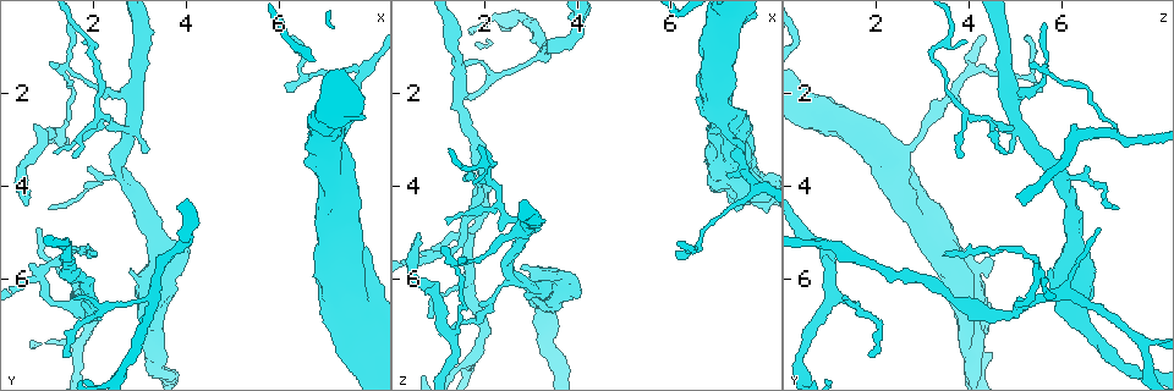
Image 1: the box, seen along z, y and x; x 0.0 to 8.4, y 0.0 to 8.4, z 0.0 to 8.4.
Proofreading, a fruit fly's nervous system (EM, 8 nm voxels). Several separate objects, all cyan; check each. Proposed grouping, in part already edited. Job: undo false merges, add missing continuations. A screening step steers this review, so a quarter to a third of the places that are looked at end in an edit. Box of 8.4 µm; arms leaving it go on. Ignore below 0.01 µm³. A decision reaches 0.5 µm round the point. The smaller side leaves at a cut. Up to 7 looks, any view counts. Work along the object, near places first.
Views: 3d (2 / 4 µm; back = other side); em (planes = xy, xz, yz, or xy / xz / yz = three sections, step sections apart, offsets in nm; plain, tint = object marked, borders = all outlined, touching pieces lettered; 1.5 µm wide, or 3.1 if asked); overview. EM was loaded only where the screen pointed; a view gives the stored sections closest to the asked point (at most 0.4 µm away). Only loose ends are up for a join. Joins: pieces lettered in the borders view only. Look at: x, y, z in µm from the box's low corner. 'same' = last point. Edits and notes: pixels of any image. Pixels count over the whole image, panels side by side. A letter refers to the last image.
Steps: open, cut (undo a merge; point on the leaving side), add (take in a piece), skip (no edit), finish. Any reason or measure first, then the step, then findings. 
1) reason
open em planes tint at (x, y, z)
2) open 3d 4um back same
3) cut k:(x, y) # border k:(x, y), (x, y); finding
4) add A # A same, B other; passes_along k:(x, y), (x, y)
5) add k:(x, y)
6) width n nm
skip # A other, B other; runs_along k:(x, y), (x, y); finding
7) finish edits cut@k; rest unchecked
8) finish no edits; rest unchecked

abrupt turn
open em yz step 8 tint at (0.95, 6.05, 5.45)

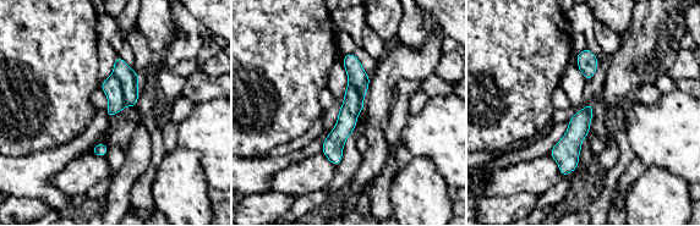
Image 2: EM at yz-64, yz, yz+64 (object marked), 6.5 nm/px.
what lies round it
open em yz step 8 borders same

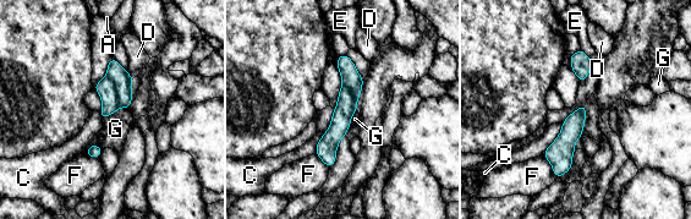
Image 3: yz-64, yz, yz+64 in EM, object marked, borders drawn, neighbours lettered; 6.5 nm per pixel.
longest_contact C 320 nm
cut 3:(122, 81) # A other, C other, D other, E other, F other, G other; two neurons meet here

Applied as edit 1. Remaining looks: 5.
open overview

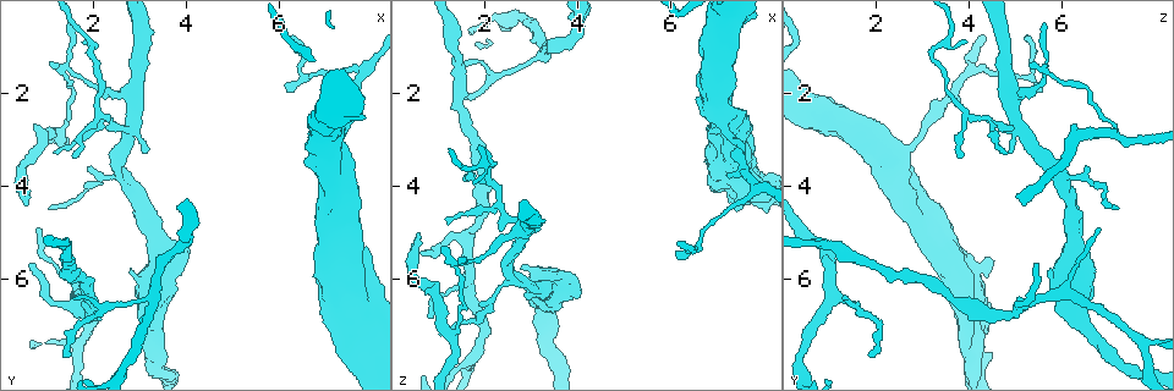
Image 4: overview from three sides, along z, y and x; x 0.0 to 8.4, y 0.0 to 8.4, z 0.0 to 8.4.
open 3d 4um at (0.85, 4.95, 6.80)

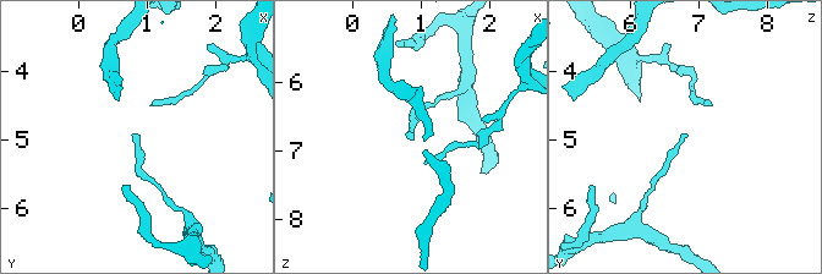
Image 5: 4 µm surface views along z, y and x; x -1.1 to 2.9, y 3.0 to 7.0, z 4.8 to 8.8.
open em planes plain at (0.90, 4.95, 6.80)

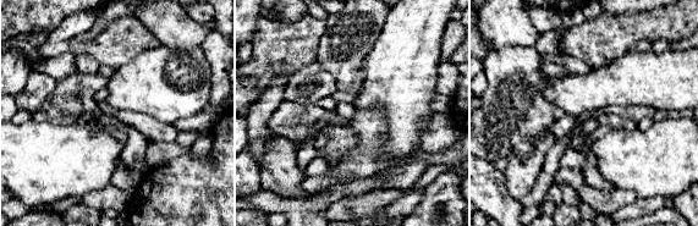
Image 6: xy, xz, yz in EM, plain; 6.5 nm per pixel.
see the neighbours
open em planes borders same

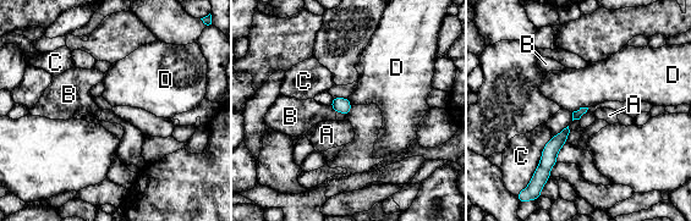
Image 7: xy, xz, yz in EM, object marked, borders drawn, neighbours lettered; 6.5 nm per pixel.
skip # A other, B other, C other, D other; border 7:(587, 106), (580, 106), (572, 112); no lettered piece goes on from it

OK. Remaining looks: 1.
finish edits cut@3; rest unchecked

